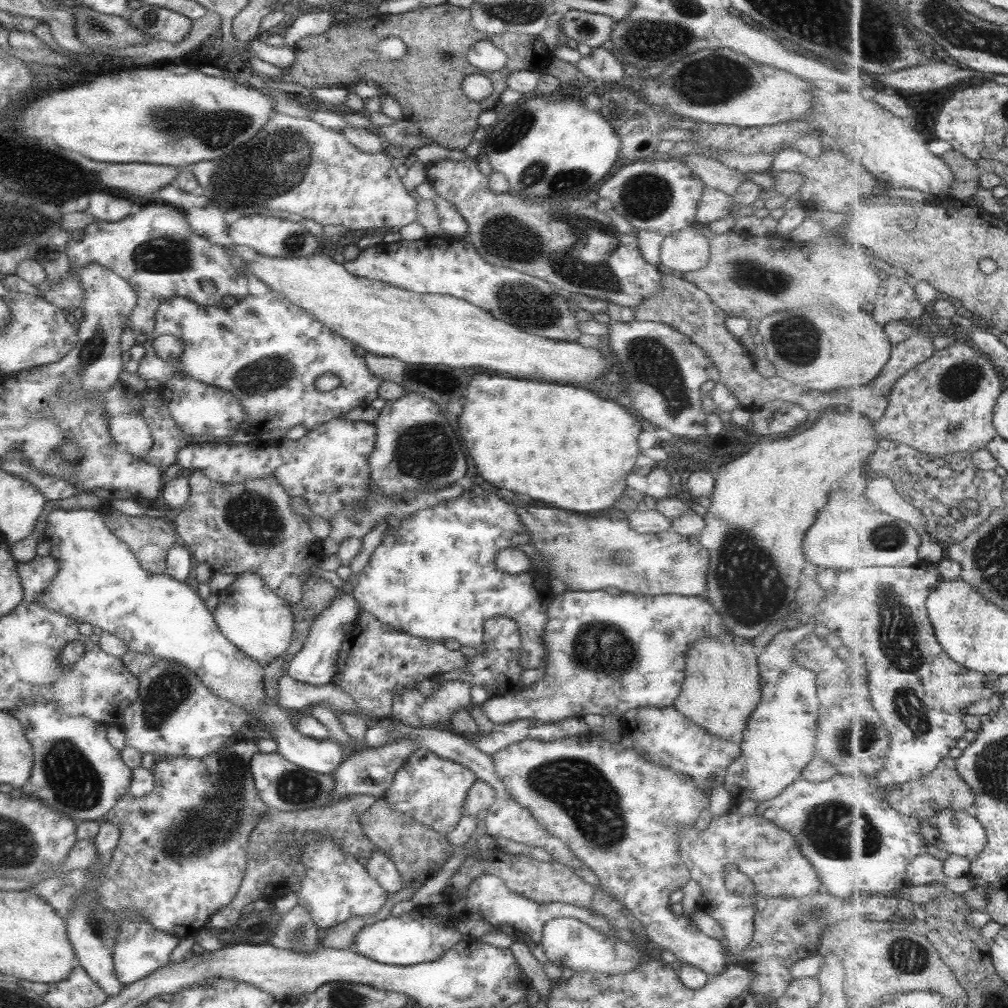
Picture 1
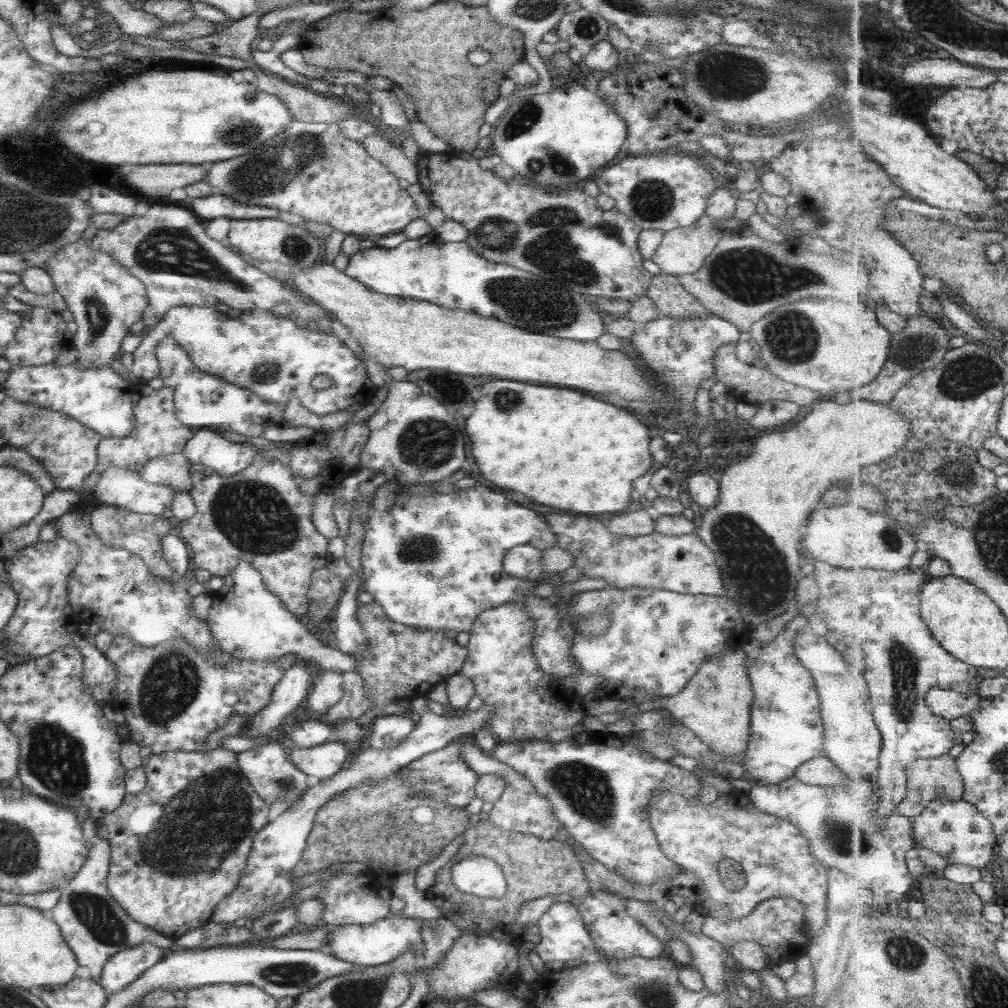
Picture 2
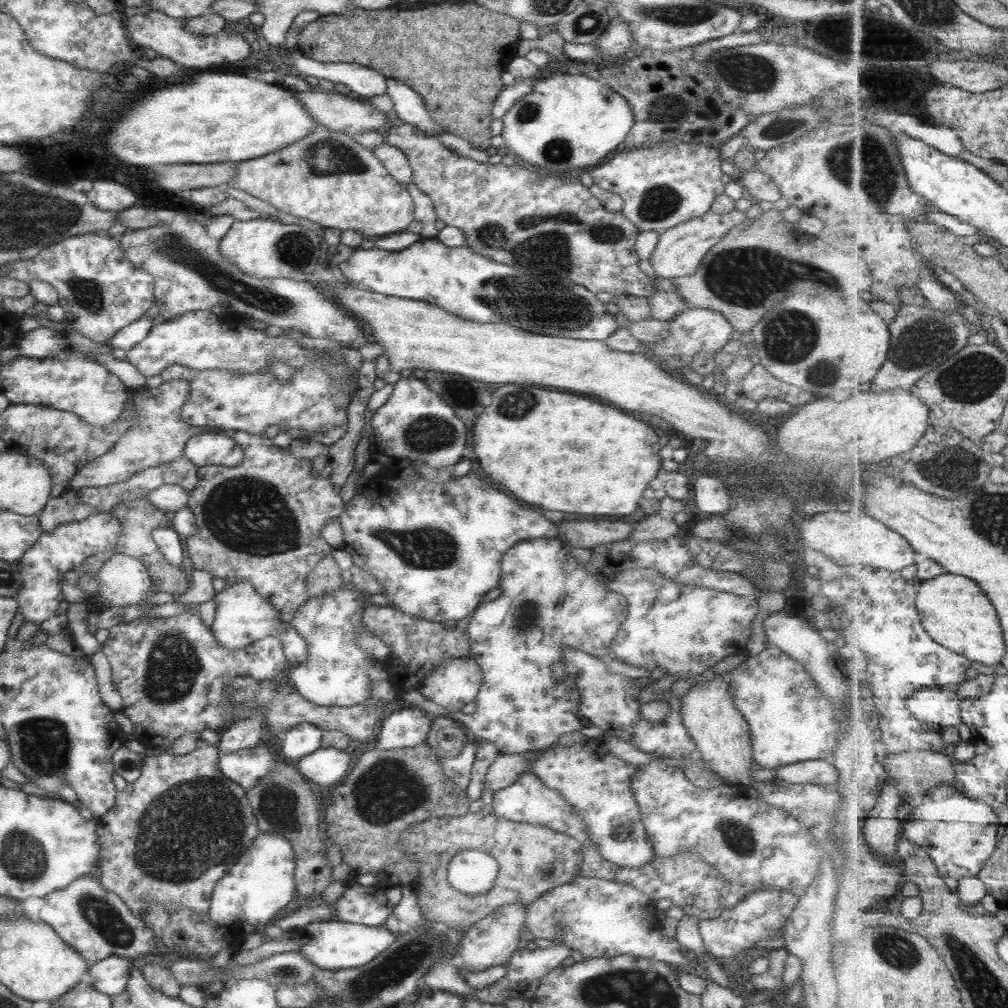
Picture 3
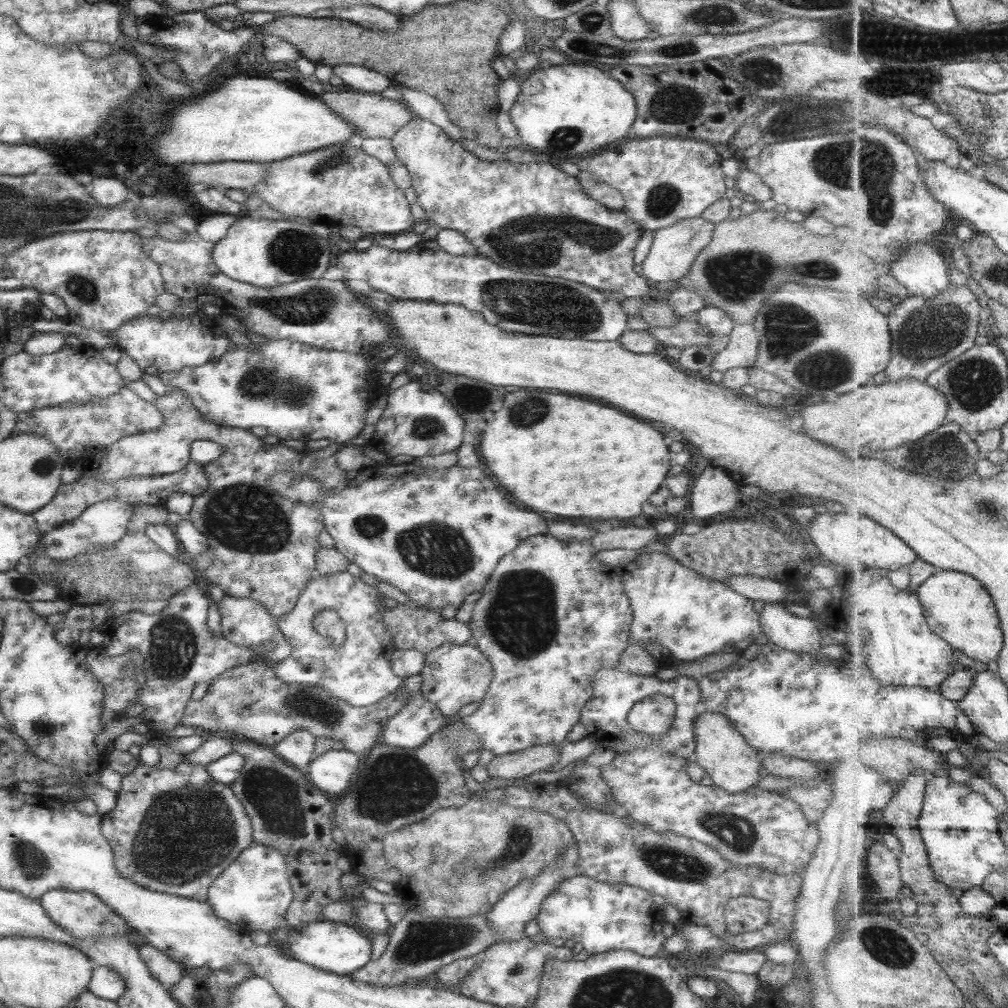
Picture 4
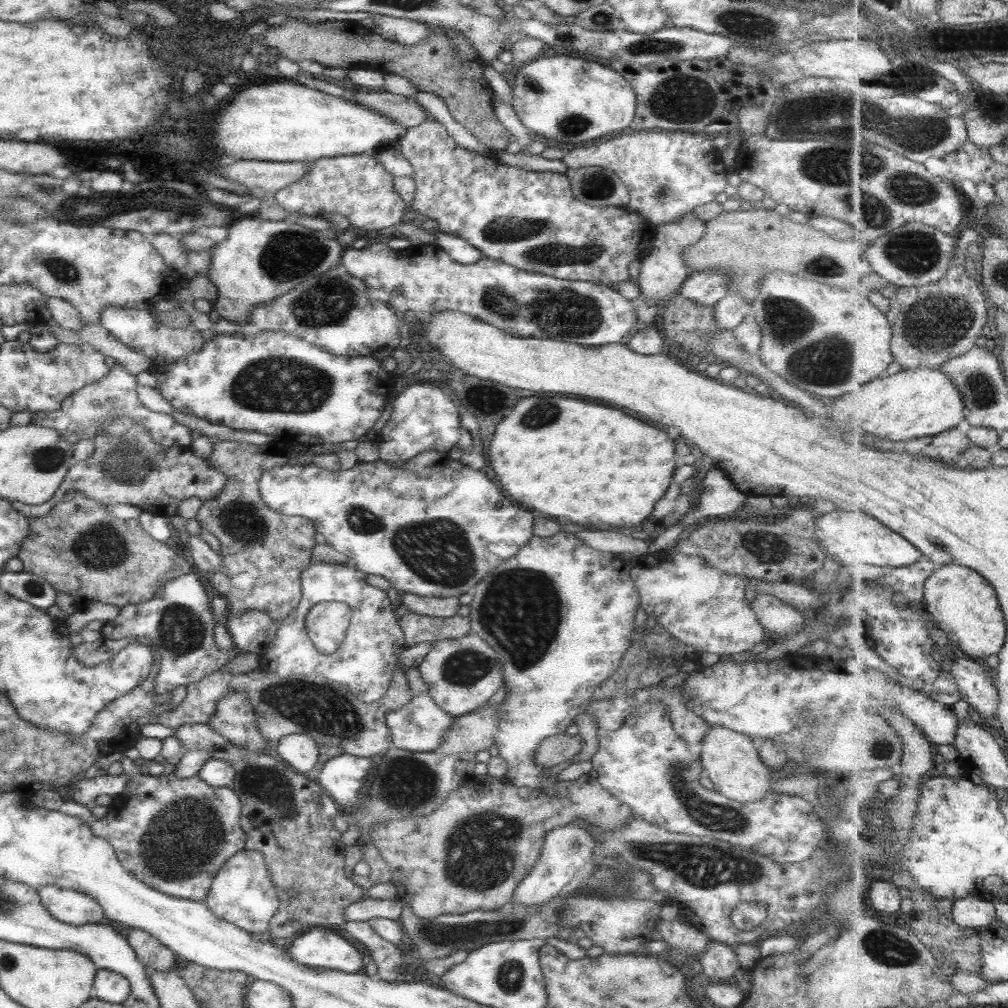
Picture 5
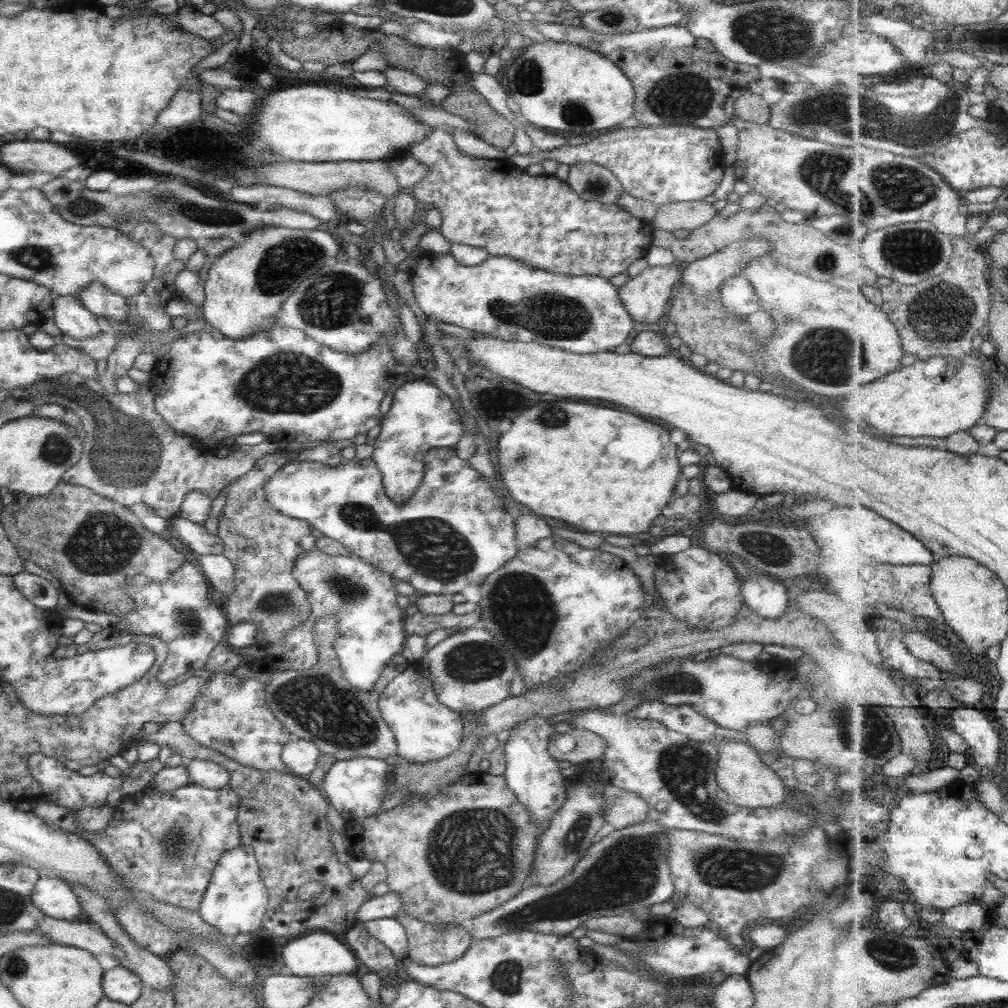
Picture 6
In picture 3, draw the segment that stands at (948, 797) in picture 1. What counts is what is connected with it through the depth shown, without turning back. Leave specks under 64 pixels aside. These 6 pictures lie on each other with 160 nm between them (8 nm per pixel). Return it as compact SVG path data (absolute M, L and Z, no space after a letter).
M880 747L878 758L887 776L904 786L905 803L917 792L925 795L934 786L951 785L956 779L956 762L948 753L913 749L885 754L885 748Z

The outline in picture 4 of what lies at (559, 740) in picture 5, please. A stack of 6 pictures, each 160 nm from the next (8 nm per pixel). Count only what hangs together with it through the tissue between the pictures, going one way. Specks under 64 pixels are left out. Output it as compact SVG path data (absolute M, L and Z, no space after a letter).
M533 745L525 750L494 756L485 766L488 776L499 780L523 778L555 764L559 758L556 745Z

